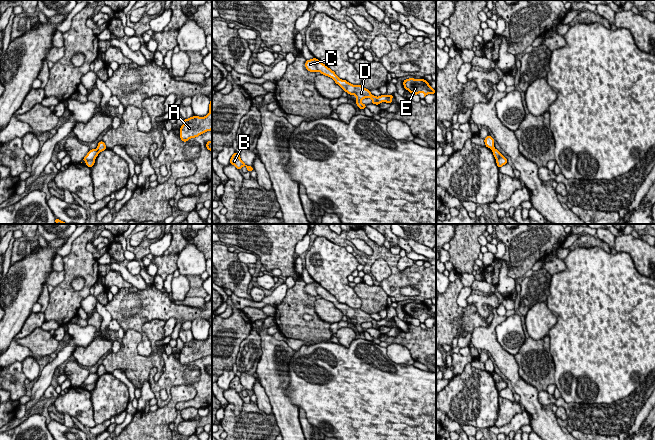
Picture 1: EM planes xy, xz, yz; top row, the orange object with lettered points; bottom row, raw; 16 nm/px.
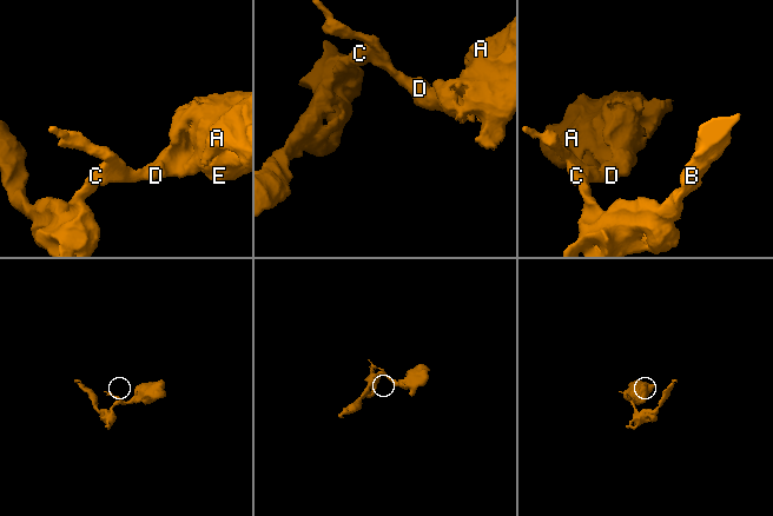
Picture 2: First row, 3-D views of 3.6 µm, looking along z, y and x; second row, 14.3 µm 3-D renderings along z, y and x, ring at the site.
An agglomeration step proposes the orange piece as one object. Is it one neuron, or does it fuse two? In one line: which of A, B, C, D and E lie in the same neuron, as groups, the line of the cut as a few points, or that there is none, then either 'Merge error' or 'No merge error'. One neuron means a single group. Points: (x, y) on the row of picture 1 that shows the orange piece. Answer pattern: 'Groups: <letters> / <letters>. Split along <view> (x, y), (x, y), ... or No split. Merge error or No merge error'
Groups: A D E / B C. Split along xz (317, 59), (316, 66), (318, 70). Merge error

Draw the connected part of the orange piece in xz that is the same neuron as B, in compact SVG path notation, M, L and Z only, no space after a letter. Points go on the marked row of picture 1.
M235 152L232 157L230 158L230 164L234 165L238 170L242 169L243 166L245 166L248 170L248 172L253 171L253 167L247 166L240 158L239 153Z

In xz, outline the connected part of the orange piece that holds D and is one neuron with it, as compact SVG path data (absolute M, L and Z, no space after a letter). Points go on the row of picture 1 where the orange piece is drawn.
M319 60L316 61L316 67L317 70L321 72L322 75L328 76L332 78L336 84L338 84L343 91L347 92L350 95L355 95L356 96L356 104L358 108L364 109L366 108L367 105L363 104L361 102L362 99L365 98L371 98L372 99L372 104L379 105L381 102L386 102L386 103L392 103L393 101L391 100L394 95L381 95L379 97L376 97L370 93L370 90L364 88L363 86L359 85L353 85L346 80L340 79L334 71L332 71L330 68L328 68L325 64L320 62Z

